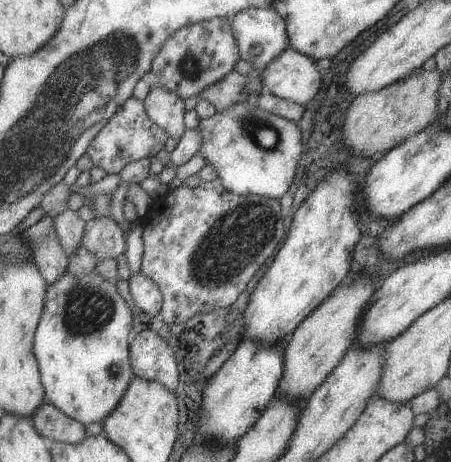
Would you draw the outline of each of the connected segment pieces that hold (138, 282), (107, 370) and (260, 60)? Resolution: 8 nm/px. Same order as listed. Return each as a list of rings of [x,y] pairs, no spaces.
[[[140,270],[130,273],[128,289],[133,302],[141,311],[149,316],[155,316],[162,307],[162,294],[159,287],[146,274]]]
[[[65,270],[59,278],[46,285],[43,310],[32,338],[33,356],[38,364],[45,400],[83,426],[107,416],[120,402],[128,382],[135,377],[128,353],[128,341],[132,336],[131,318],[133,314],[119,295],[115,283],[95,270],[79,278]]]
[[[271,6],[243,9],[225,19],[231,26],[240,59],[249,64],[252,63],[256,68],[263,69],[272,58],[275,58],[275,55],[278,55],[285,47],[289,46],[283,19]]]

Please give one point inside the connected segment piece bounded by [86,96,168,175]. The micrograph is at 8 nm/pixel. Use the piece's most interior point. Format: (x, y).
(129, 134)

